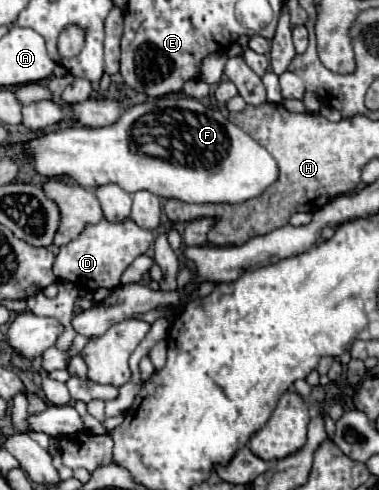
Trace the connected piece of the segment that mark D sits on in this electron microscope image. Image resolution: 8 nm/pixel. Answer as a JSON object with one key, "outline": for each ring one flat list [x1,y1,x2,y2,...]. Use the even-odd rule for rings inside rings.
{"outline":[[101,220,99,224,87,226,81,236,65,246,61,246,53,272,59,280,69,280,81,290,97,290,97,288,117,288,121,284,123,272,129,268,129,264,141,256,147,254,153,234,141,226,137,226,133,220,125,220,119,224,111,224,107,220]]}

